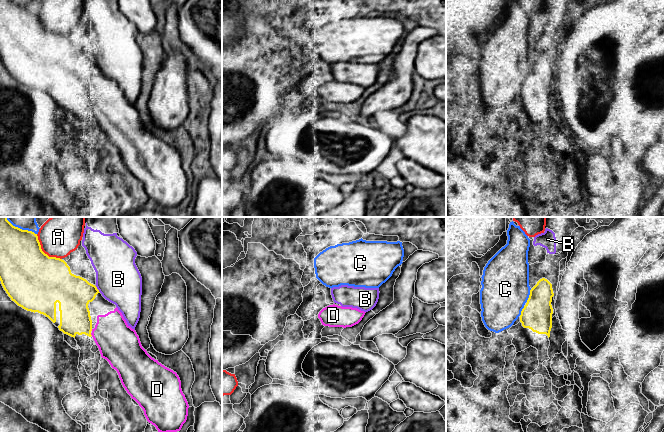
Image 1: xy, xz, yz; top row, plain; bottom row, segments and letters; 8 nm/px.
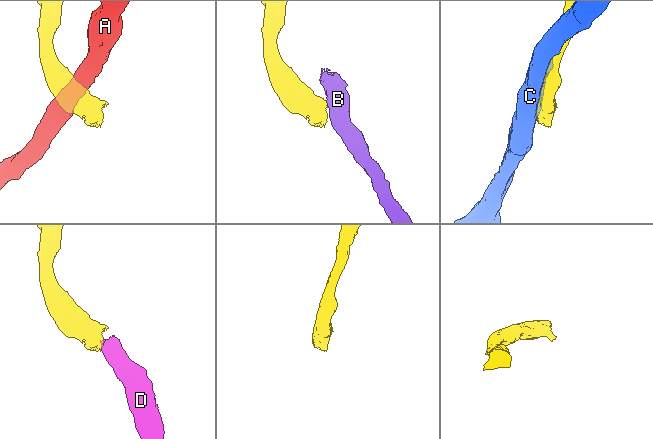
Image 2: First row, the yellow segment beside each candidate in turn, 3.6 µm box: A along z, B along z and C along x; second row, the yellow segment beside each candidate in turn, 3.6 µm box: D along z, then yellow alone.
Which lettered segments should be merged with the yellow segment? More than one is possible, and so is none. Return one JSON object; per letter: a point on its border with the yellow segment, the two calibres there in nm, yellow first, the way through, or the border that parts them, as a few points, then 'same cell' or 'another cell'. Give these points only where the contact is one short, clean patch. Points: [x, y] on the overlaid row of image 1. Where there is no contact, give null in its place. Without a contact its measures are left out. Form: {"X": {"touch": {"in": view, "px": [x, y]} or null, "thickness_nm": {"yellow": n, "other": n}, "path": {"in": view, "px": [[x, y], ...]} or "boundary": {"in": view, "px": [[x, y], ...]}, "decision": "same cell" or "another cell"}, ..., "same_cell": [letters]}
{"A": {"touch": {"in": "xy", "px": [43, 252]}, "thickness_nm": {"yellow": 460, "other": 320}, "decision": "another cell"}, "B": {"touch": {"in": "xy", "px": [97, 289]}, "thickness_nm": {"yellow": 280, "other": 360}, "decision": "another cell"}, "C": {"touch": {"in": "yz", "px": [529, 295]}, "thickness_nm": {"yellow": 240, "other": 380}, "decision": "another cell"}, "D": {"touch": {"in": "xy", "px": [90, 334]}, "thickness_nm": {"yellow": 240, "other": 320}, "decision": "same cell"}, "same_cell": ["D"]}

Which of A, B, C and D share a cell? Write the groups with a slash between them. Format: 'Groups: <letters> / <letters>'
Groups: A / B / C / D

